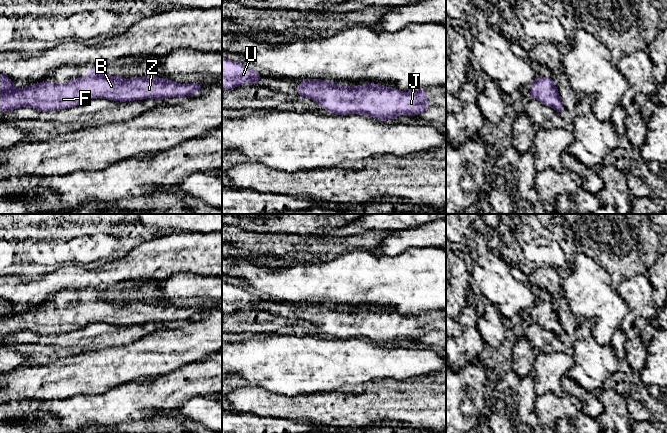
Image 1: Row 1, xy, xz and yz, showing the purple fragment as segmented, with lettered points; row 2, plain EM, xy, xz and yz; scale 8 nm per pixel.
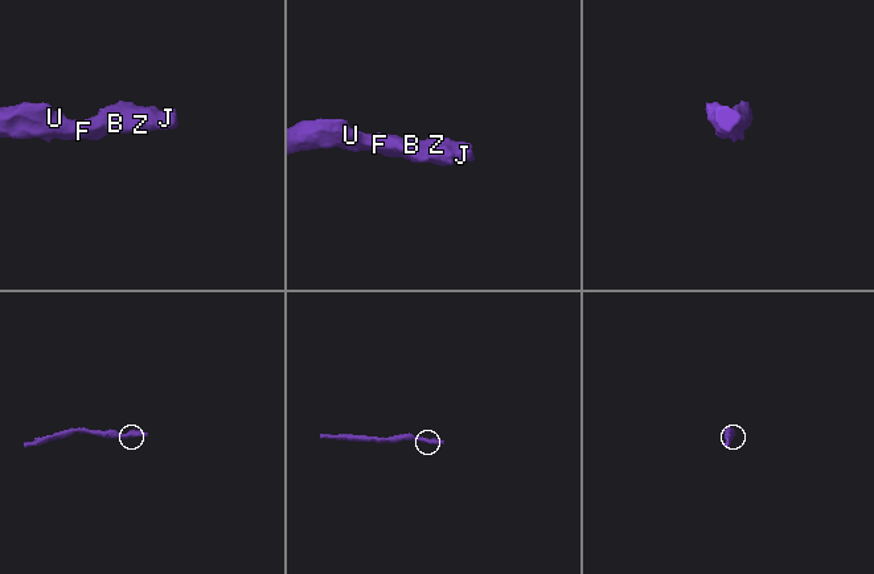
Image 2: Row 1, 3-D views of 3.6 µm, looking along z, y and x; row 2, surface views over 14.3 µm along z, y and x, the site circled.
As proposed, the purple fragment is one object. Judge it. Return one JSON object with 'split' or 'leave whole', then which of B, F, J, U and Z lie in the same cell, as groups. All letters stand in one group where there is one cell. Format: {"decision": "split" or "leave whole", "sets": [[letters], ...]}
{"decision": "leave whole", "sets": [["B", "F", "J", "U", "Z"]]}

